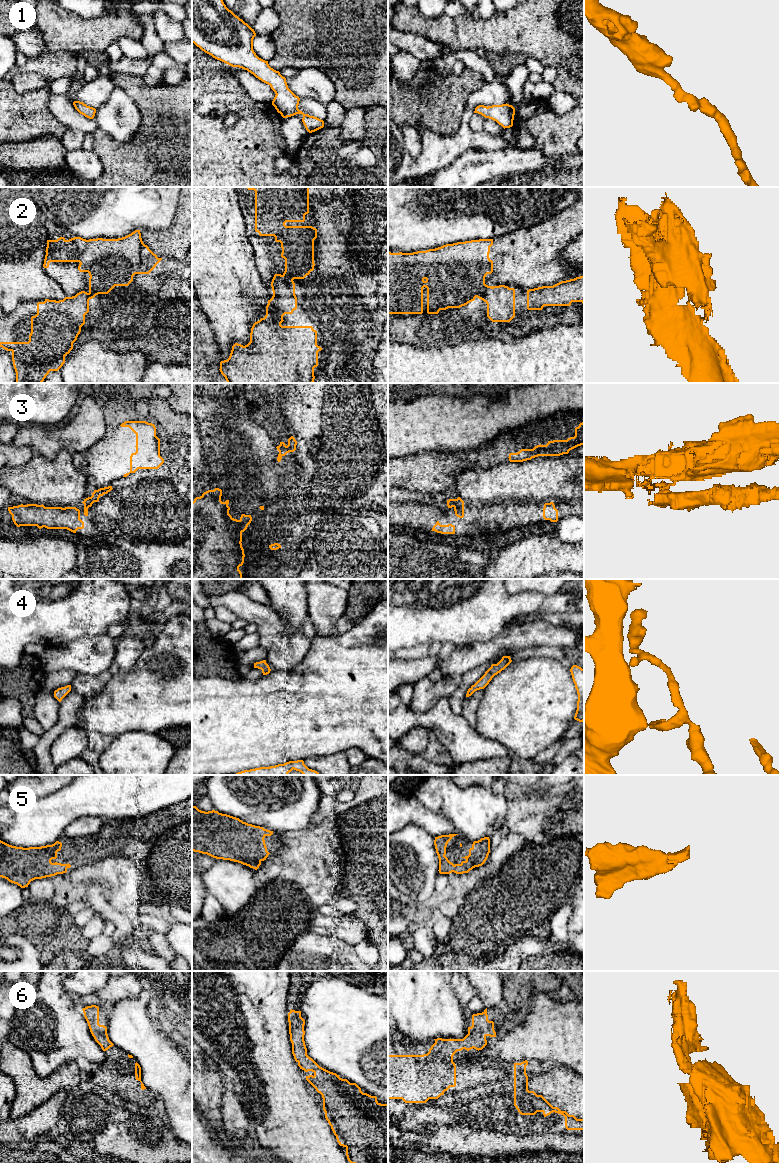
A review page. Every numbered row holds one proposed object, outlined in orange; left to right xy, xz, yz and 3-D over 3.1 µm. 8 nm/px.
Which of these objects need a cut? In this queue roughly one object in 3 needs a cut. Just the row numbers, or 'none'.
2, 3

